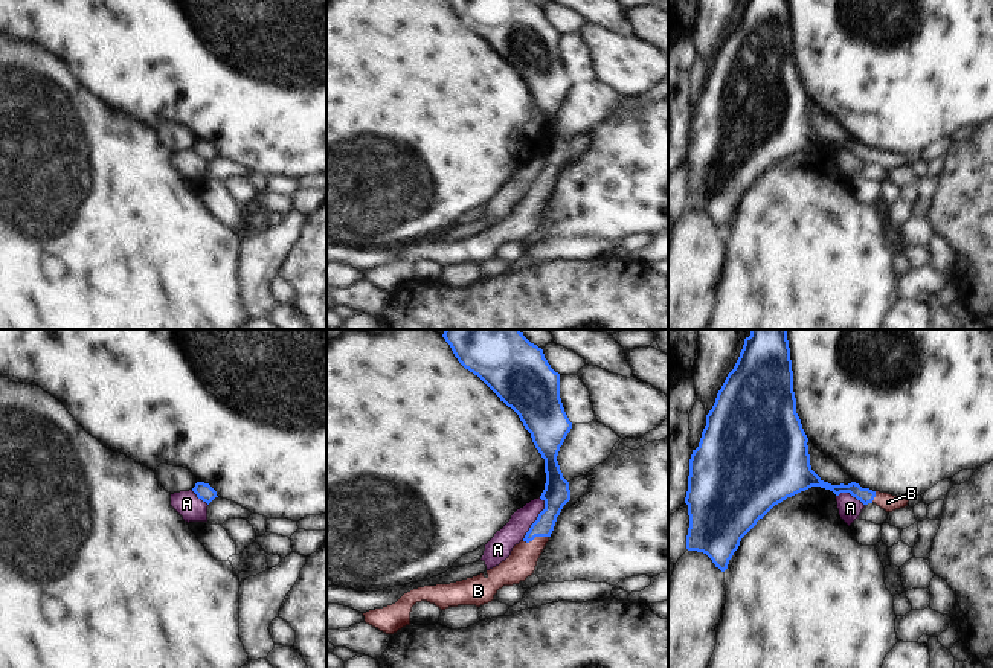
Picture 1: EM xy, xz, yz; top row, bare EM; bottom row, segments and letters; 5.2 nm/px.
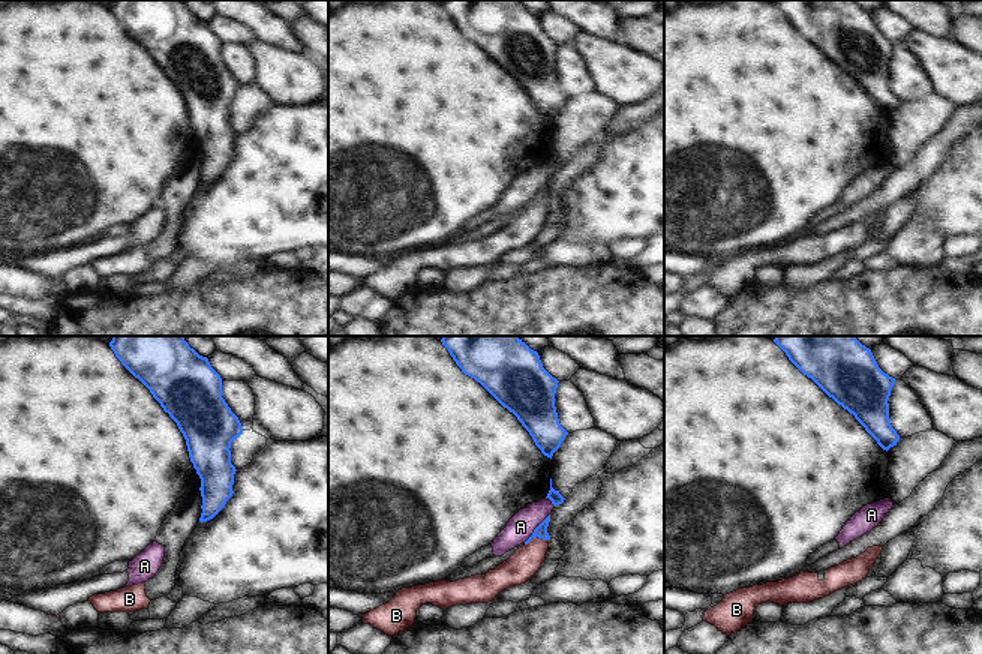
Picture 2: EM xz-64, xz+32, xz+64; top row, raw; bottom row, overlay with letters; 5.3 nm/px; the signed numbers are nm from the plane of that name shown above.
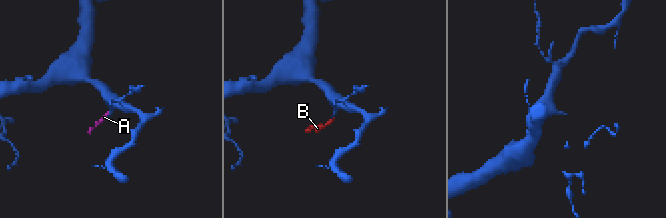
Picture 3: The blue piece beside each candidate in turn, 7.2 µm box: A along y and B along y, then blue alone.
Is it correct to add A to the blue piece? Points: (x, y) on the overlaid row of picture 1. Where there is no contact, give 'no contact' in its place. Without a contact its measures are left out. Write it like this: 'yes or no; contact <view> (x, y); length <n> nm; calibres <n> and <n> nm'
no; contact xz (537, 519); length 240 nm; calibres 140 and 120 nm

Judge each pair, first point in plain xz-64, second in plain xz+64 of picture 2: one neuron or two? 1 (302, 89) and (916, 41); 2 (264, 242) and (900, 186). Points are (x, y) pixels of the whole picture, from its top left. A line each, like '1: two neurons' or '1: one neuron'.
1: one neuron
2: two neurons

